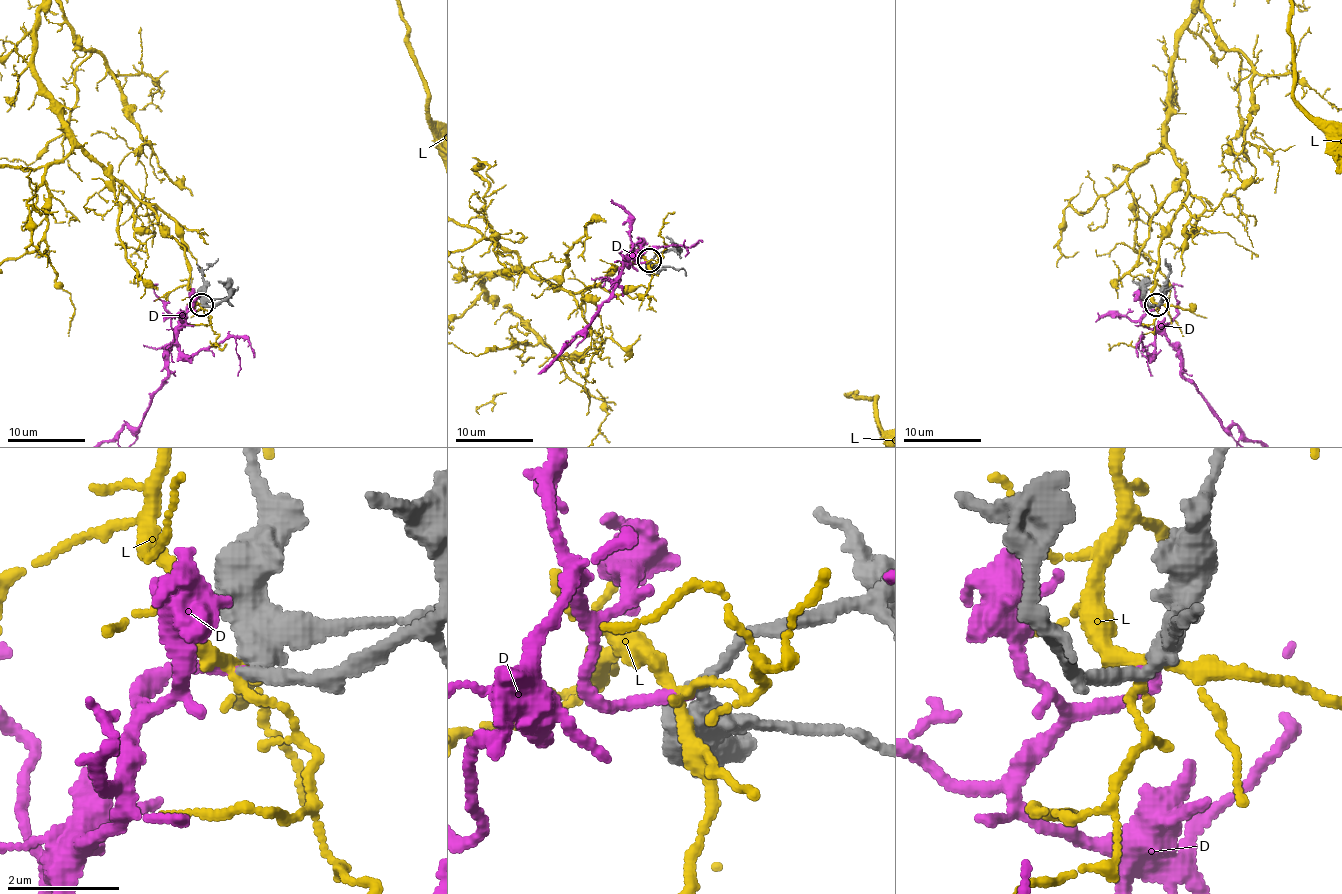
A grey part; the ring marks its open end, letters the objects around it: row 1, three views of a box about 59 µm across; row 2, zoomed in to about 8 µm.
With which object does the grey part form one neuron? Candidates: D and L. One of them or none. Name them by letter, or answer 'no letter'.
D

